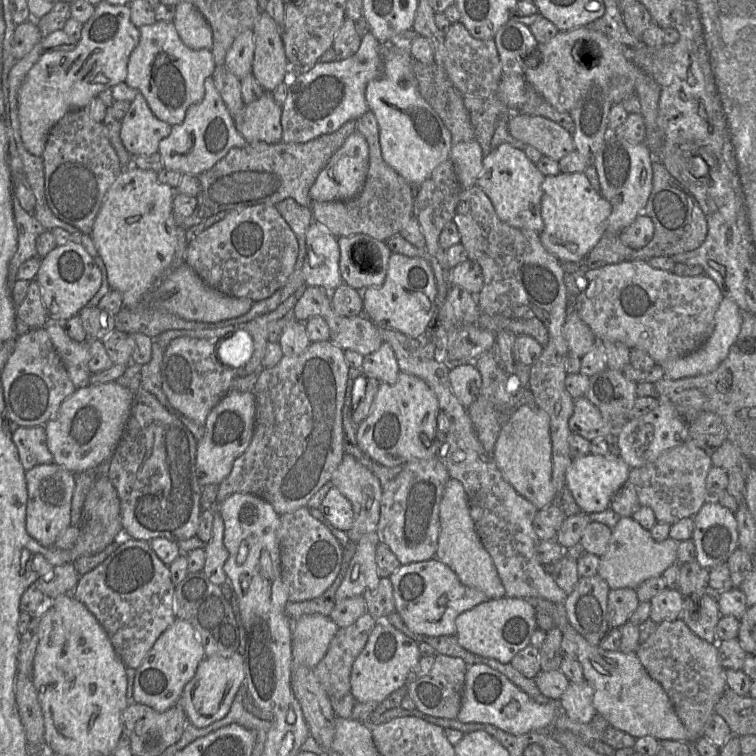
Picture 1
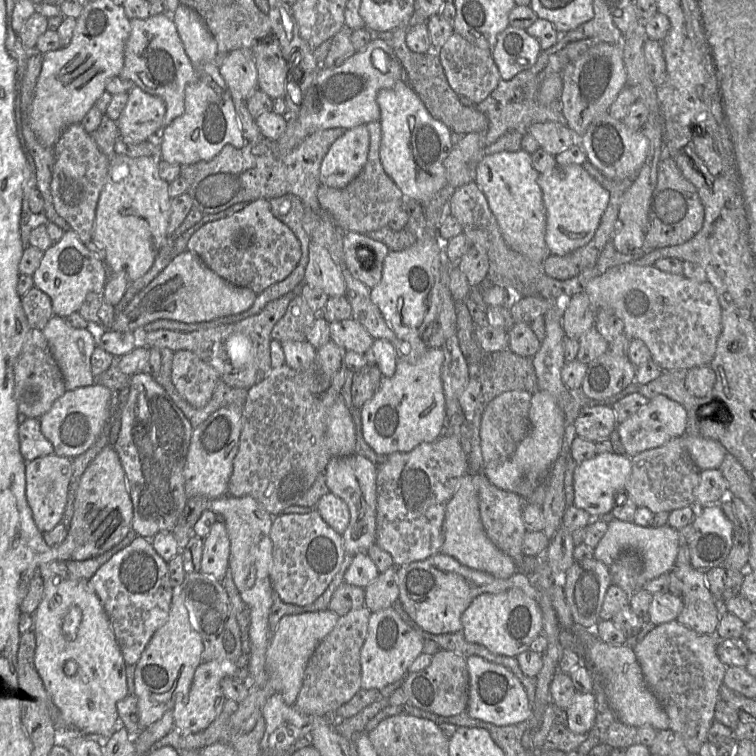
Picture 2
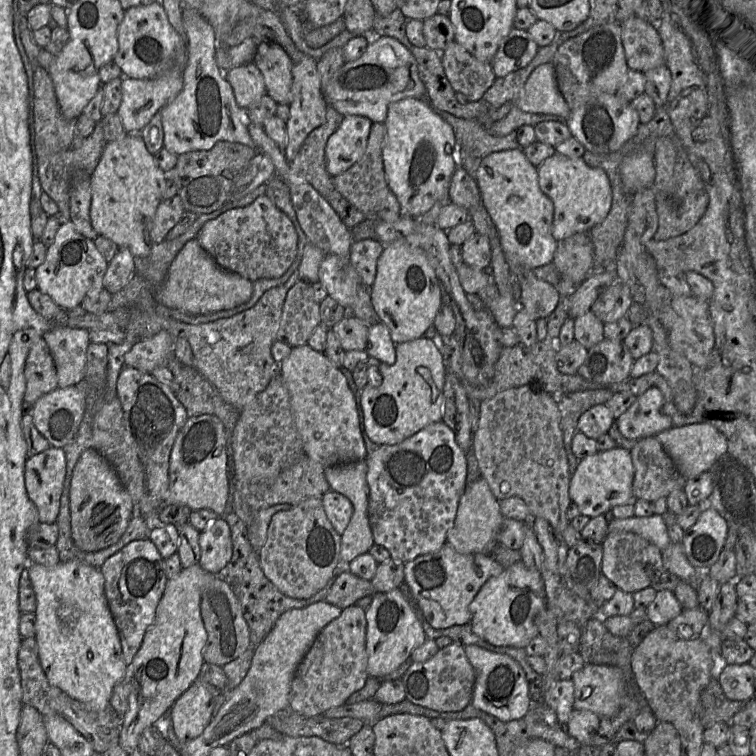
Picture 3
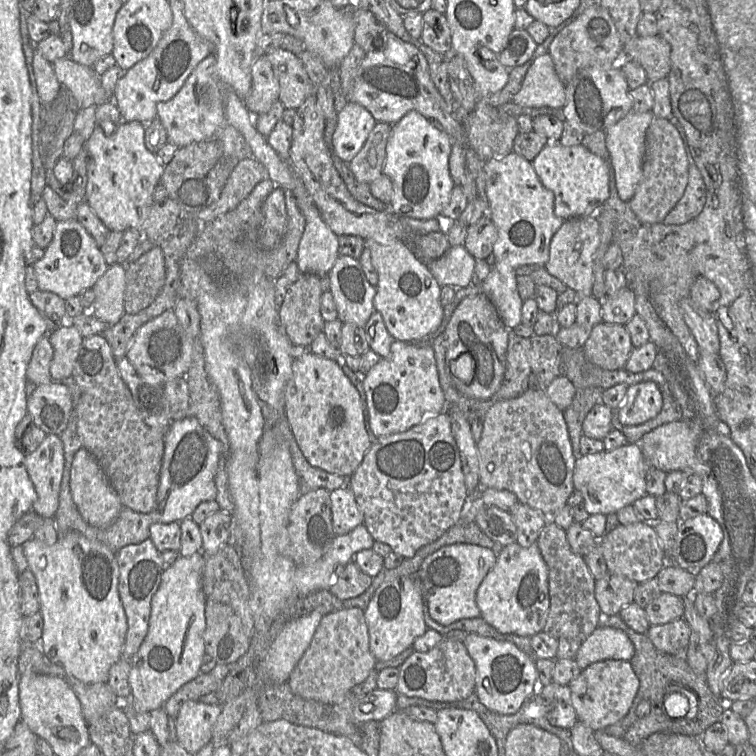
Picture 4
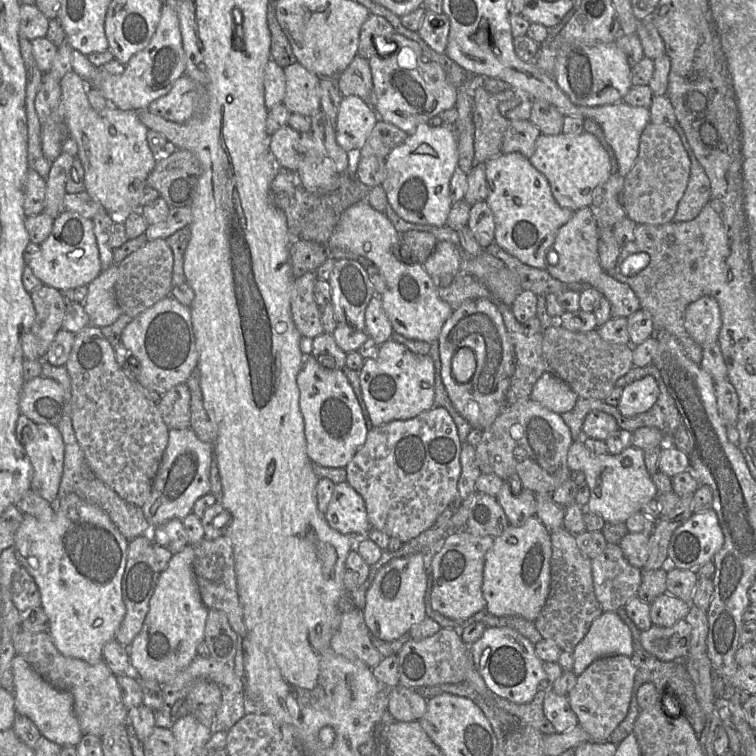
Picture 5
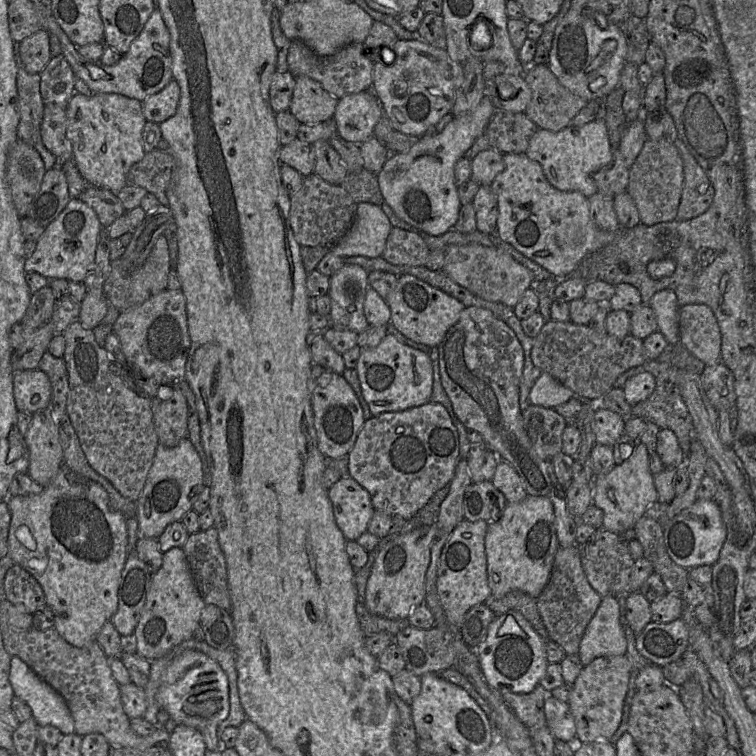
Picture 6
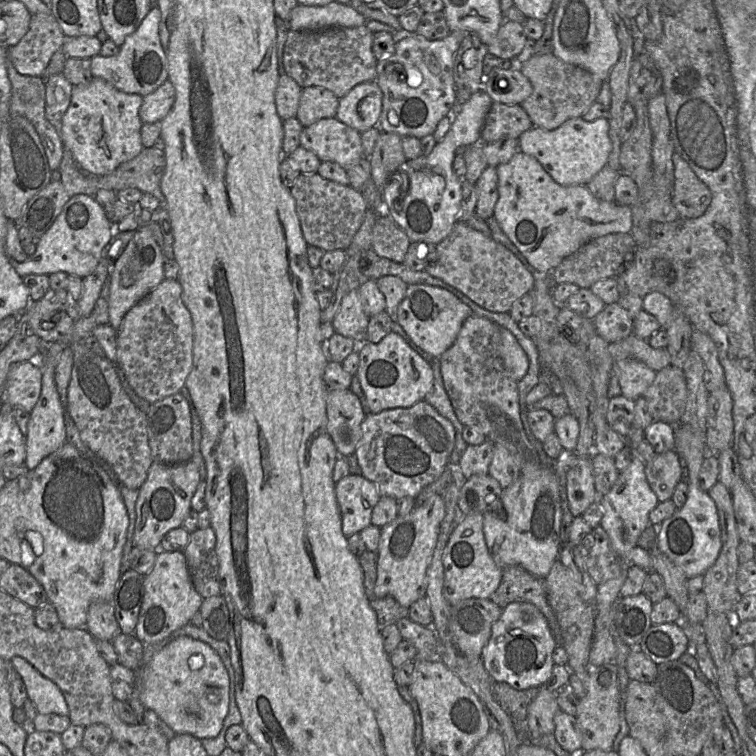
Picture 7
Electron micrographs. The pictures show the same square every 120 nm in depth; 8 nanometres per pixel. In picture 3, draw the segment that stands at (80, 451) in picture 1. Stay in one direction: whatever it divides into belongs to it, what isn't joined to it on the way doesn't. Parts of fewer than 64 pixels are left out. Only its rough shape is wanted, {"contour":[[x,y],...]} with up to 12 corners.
{"contour":[[76,386],[57,387],[27,406],[38,431],[63,448],[86,408]]}

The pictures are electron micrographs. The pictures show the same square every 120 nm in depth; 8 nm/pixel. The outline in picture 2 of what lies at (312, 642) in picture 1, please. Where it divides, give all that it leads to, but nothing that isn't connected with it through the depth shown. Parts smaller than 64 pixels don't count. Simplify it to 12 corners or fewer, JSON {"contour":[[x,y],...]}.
{"contour":[[285,615],[272,633],[265,669],[247,672],[247,697],[231,729],[254,729],[267,700],[293,706],[304,672],[339,616]]}

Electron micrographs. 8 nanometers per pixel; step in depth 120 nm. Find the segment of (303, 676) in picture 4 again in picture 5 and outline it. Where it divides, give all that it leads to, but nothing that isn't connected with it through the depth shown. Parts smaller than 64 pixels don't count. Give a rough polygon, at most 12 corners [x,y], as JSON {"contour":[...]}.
{"contour":[[363,610],[341,615],[331,647],[371,669],[383,658]]}

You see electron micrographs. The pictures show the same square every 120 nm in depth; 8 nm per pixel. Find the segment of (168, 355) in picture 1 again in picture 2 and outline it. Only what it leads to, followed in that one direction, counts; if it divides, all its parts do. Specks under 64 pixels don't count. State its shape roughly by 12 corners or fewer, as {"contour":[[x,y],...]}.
{"contour":[[189,350],[173,354],[172,382],[194,408],[218,373]]}

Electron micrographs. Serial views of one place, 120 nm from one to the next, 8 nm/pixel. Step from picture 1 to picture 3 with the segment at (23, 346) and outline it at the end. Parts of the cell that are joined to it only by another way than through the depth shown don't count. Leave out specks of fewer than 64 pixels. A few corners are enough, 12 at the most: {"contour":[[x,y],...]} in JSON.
{"contour":[[43,338],[24,365],[24,403],[32,406],[58,387],[50,349]]}

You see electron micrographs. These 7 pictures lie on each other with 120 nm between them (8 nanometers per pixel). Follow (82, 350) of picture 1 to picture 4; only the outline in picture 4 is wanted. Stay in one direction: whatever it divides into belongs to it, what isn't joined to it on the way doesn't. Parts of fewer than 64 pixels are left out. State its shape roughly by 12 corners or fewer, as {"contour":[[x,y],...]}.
{"contour":[[68,319],[48,335],[52,381],[72,376],[83,337]]}

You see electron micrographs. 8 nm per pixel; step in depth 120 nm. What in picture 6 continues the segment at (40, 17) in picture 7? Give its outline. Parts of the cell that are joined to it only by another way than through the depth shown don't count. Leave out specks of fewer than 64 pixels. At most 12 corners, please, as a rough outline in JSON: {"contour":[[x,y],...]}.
{"contour":[[42,28],[19,44],[25,70],[40,74],[52,58]]}

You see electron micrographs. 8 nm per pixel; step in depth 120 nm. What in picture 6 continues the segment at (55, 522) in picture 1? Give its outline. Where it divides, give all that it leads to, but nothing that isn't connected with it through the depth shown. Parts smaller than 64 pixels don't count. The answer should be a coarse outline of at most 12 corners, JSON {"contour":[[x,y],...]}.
{"contour":[[50,407],[32,414],[28,473],[45,487],[63,458]]}

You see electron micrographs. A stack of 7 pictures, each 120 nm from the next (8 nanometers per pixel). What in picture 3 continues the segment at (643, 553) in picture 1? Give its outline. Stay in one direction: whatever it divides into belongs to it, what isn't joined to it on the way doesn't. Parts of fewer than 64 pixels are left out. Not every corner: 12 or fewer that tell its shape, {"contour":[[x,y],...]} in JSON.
{"contour":[[662,515],[614,518],[607,533],[636,533],[661,551],[671,543]]}

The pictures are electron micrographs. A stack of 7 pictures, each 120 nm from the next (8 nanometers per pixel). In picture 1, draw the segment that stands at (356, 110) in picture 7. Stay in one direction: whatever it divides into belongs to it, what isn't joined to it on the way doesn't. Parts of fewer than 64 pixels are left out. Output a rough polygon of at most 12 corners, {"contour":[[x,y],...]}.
{"contour":[[358,131],[334,153],[312,185],[319,202],[362,190],[369,147]]}

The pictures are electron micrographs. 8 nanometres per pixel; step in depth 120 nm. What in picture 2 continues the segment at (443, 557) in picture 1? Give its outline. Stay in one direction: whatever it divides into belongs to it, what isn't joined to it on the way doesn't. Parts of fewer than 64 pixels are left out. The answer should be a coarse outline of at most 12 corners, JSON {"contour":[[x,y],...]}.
{"contour":[[473,474],[446,505],[440,552],[507,579],[514,561],[488,538]]}

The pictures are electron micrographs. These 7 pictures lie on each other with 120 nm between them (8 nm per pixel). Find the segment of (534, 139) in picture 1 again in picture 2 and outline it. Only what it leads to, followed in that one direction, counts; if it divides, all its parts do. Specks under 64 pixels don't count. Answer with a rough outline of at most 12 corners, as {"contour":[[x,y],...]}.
{"contour":[[559,122],[534,123],[527,132],[553,156],[577,134]]}

